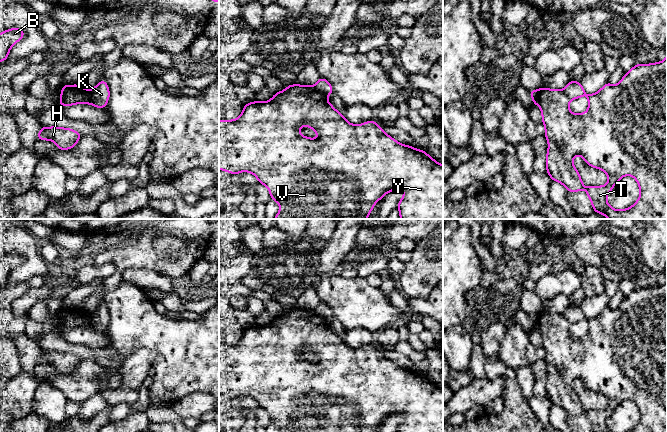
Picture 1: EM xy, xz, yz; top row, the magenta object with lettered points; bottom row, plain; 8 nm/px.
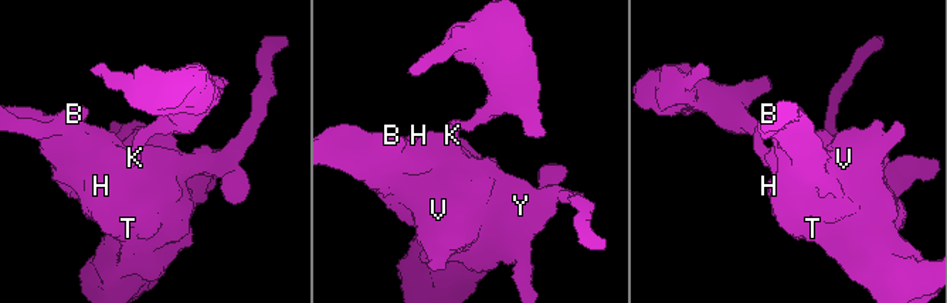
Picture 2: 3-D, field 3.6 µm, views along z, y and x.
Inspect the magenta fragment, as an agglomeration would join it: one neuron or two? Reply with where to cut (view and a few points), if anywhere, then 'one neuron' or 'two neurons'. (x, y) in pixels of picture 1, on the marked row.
cut xz (312, 86), (326, 96); two neurons

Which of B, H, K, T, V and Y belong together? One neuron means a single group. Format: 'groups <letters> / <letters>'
groups B H T V Y / K

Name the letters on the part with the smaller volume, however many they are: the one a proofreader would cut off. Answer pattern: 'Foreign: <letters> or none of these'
Foreign: K

